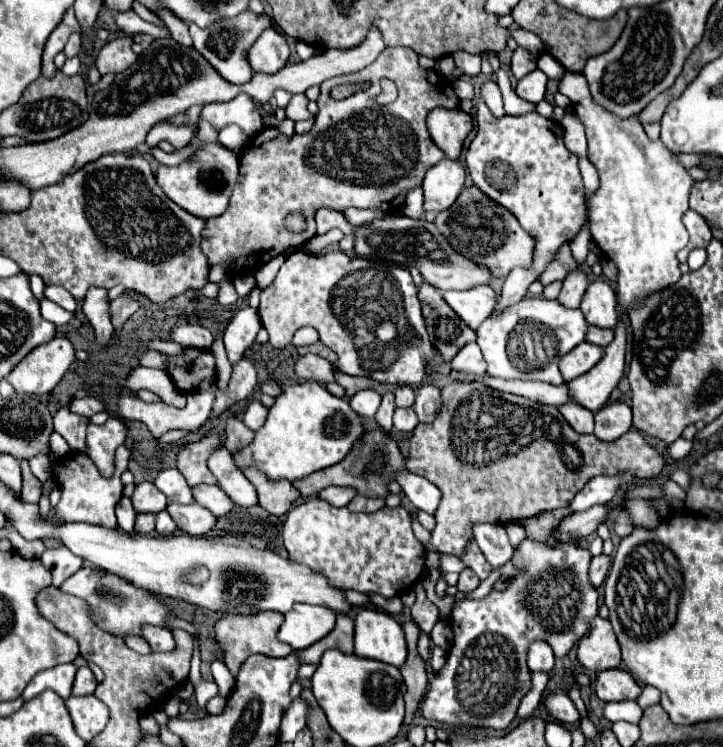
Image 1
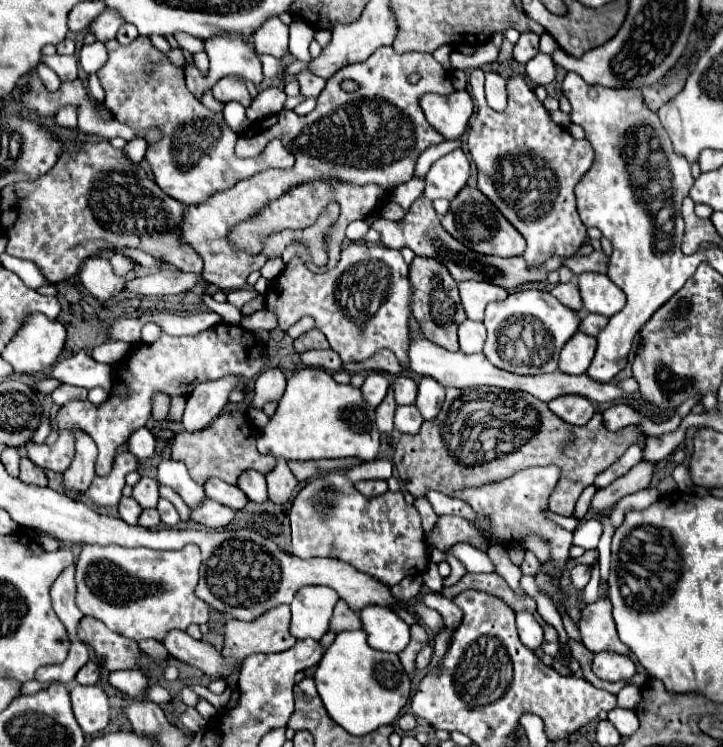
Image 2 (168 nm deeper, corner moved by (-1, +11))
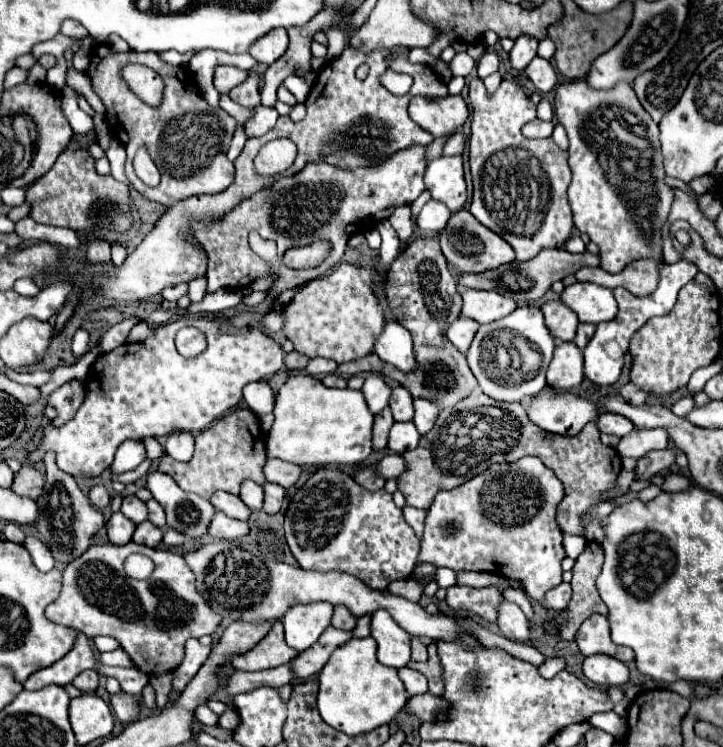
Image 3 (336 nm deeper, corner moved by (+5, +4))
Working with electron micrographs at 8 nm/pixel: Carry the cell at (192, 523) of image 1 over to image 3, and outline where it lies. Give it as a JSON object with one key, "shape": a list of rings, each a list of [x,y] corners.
{"shape":[[[218,511],[210,523],[210,535],[214,537],[220,537],[220,539],[240,539],[244,535],[248,535],[250,527],[246,521],[238,521],[238,519],[232,519],[228,515],[224,515],[222,511]]]}

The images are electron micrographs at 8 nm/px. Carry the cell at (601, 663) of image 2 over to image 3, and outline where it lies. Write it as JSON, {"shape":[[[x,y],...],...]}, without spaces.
{"shape":[[[598,653],[598,655],[590,655],[584,659],[584,675],[586,679],[590,679],[596,685],[602,687],[620,687],[624,683],[628,683],[628,667],[626,663]]]}

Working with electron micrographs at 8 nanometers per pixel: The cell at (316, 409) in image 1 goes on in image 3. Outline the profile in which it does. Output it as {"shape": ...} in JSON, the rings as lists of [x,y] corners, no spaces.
{"shape":[[[312,375],[290,377],[274,407],[274,425],[268,433],[266,453],[294,465],[356,465],[372,453],[372,425],[370,413],[362,391],[324,387]]]}

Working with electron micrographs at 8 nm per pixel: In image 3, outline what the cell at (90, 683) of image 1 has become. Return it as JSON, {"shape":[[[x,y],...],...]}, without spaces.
{"shape":[[[84,671],[84,673],[80,673],[80,675],[72,681],[72,685],[74,685],[76,689],[84,691],[84,693],[90,693],[90,691],[96,691],[98,679],[100,679],[100,677],[98,677],[96,671]]]}

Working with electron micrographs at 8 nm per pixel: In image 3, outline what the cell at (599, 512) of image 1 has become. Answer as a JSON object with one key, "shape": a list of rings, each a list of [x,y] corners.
{"shape":[[[670,447],[646,453],[636,465],[636,479],[650,479],[662,469],[668,469],[674,463],[674,459],[676,459],[676,451]]]}

